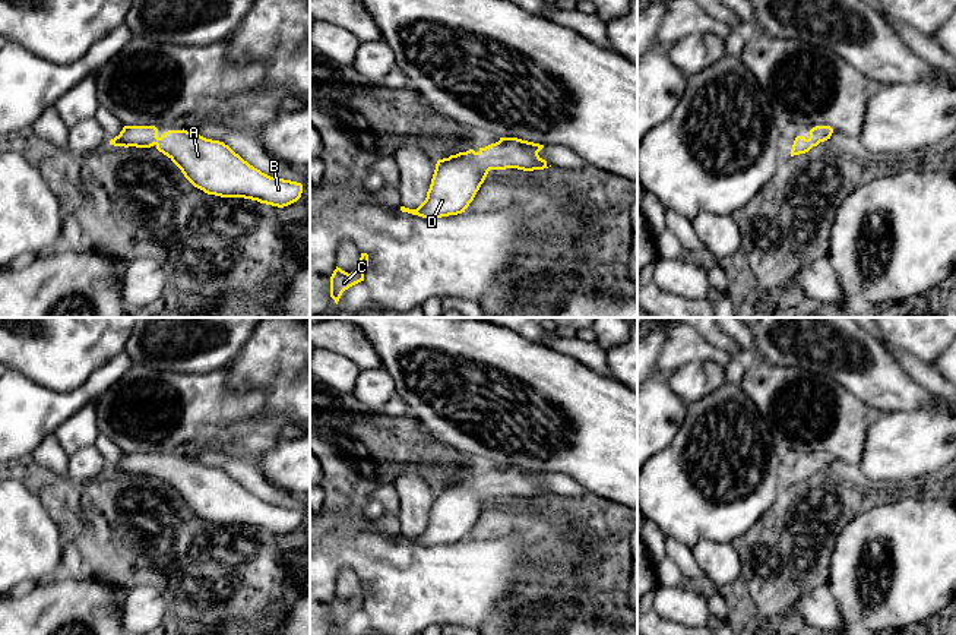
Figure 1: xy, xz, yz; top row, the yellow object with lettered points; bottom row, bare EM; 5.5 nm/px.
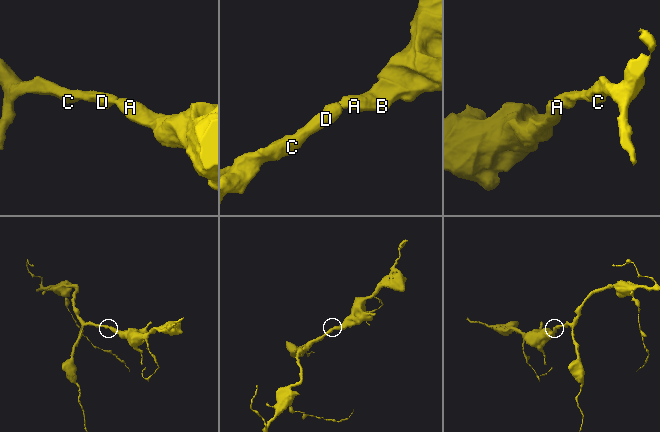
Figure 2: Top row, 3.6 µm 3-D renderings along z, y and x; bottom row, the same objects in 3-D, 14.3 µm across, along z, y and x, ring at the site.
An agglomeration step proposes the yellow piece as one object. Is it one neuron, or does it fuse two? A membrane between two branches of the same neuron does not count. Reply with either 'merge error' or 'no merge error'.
no merge error

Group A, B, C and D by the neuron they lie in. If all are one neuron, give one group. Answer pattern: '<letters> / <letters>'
A B C D

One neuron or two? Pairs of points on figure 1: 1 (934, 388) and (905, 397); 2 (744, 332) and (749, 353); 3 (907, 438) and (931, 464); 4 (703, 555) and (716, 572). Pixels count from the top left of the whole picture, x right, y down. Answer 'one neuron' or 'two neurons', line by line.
1: two neurons
2: one neuron
3: one neuron
4: one neuron

